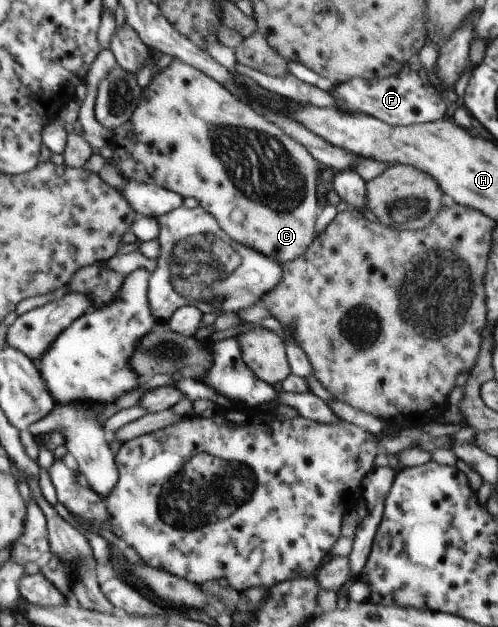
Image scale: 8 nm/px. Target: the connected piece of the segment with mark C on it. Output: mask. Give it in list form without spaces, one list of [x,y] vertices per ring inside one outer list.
[[[174,58],[171,64],[160,70],[155,74],[152,84],[148,88],[143,90],[143,100],[134,114],[134,118],[130,122],[126,122],[124,126],[130,126],[130,134],[136,136],[136,146],[134,148],[124,148],[120,146],[120,140],[118,144],[113,144],[114,156],[113,161],[121,168],[122,174],[126,180],[138,180],[138,182],[145,182],[146,184],[157,184],[163,186],[165,189],[174,191],[182,197],[192,196],[194,200],[198,200],[198,204],[204,208],[208,214],[212,214],[216,218],[216,222],[220,224],[220,228],[236,242],[244,244],[244,246],[250,246],[258,252],[262,252],[264,256],[276,260],[278,263],[287,263],[291,260],[300,258],[302,254],[306,253],[306,248],[310,246],[310,242],[314,240],[314,234],[316,234],[316,228],[314,228],[314,222],[316,222],[316,184],[318,184],[318,176],[320,176],[320,163],[308,152],[307,148],[304,148],[303,144],[294,140],[292,136],[288,136],[287,132],[278,128],[271,120],[266,120],[262,114],[256,112],[255,109],[250,108],[248,104],[244,104],[242,100],[238,100],[231,92],[228,92],[224,85],[221,85],[219,81],[209,77],[207,73],[200,72],[199,69],[194,68],[186,62]]]

